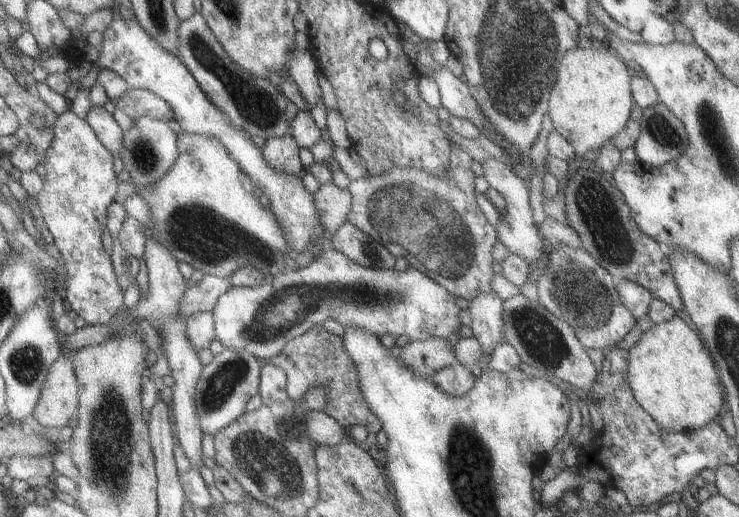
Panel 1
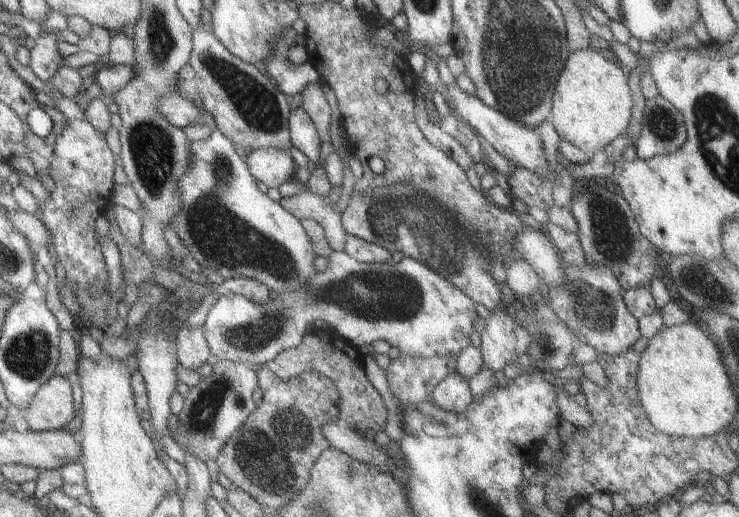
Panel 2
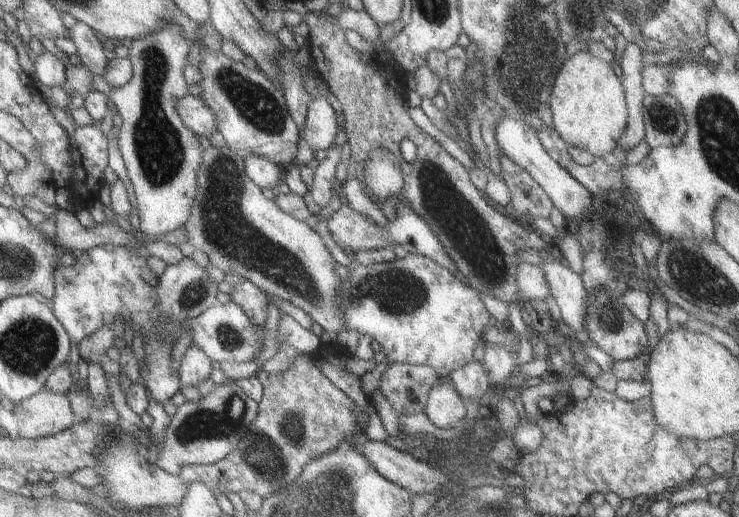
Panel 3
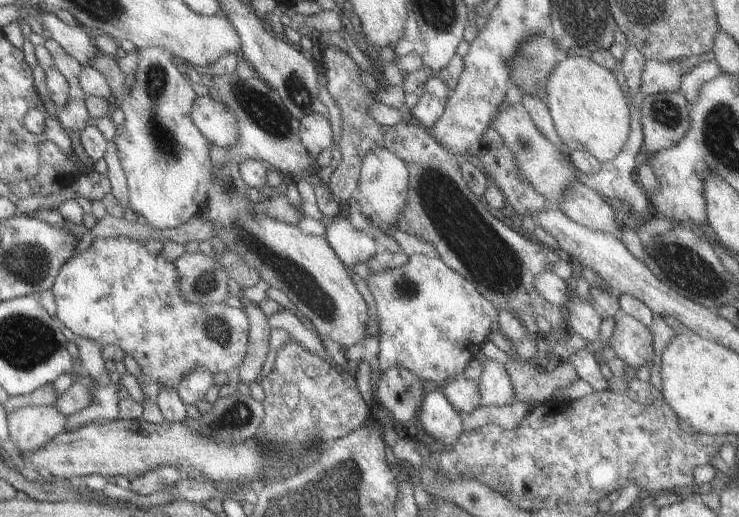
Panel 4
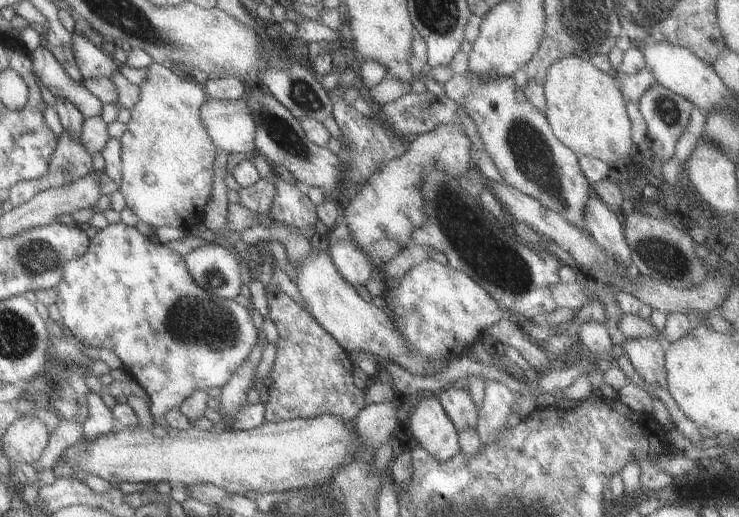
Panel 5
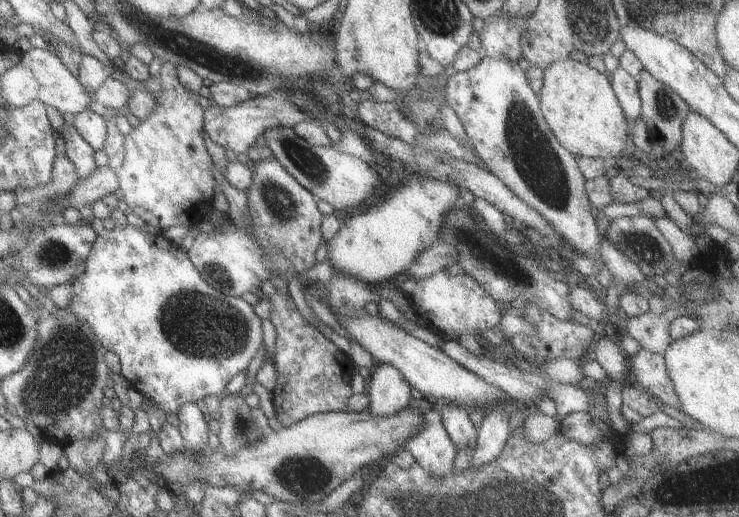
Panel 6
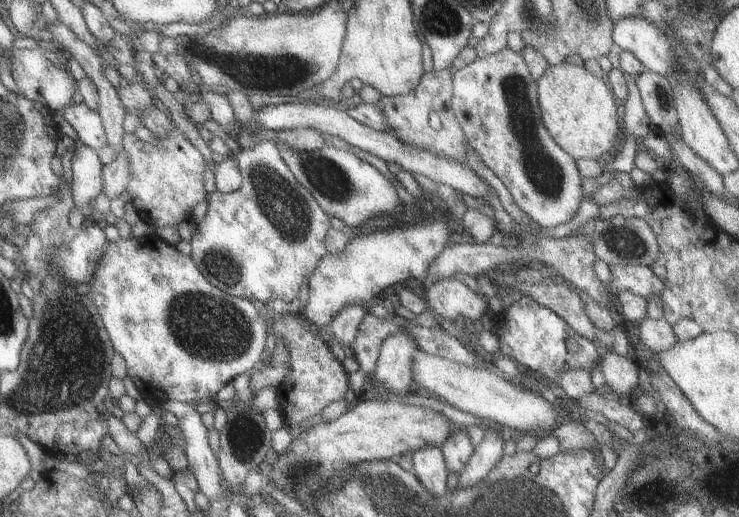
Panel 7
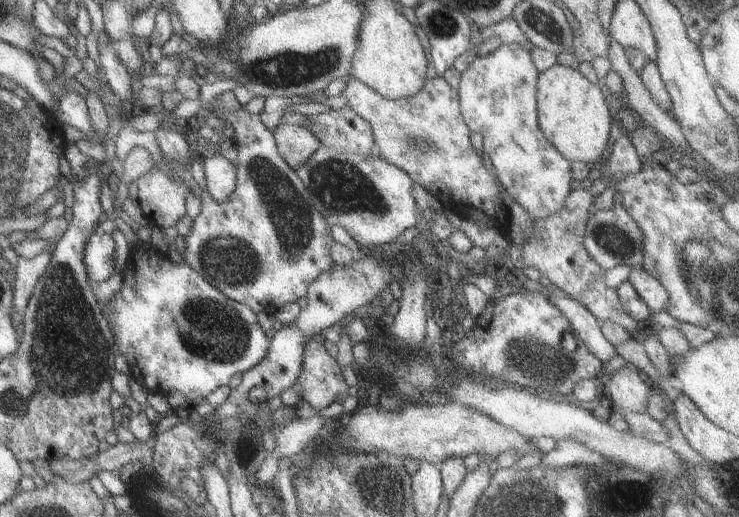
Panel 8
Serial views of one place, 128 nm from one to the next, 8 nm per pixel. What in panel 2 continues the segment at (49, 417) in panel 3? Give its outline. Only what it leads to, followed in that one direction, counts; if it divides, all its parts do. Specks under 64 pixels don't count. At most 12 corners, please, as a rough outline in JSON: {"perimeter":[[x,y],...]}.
{"perimeter":[[55,374],[17,410],[29,431],[63,429],[70,382]]}

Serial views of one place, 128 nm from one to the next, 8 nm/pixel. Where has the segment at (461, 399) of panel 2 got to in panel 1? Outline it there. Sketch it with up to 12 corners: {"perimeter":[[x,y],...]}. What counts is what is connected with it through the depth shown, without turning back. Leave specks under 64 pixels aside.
{"perimeter":[[455,360],[430,376],[437,390],[460,397],[475,377]]}

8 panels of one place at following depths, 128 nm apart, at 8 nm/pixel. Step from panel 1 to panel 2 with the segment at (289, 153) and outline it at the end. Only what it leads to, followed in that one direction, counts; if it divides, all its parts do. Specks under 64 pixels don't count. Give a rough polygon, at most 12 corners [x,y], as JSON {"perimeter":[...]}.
{"perimeter":[[263,147],[244,157],[250,175],[267,188],[291,180],[289,150]]}

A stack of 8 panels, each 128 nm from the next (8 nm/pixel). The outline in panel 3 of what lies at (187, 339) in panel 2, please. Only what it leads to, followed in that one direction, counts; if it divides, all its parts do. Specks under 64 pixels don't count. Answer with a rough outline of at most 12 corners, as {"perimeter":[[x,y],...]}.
{"perimeter":[[196,345],[179,360],[178,385],[194,386],[209,378],[210,360]]}

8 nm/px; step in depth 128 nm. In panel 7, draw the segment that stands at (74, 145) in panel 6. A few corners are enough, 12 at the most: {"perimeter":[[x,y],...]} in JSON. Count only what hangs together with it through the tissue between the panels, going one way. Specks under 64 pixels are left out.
{"perimeter":[[82,144],[72,151],[73,208],[91,223],[90,202],[102,192],[102,164]]}

